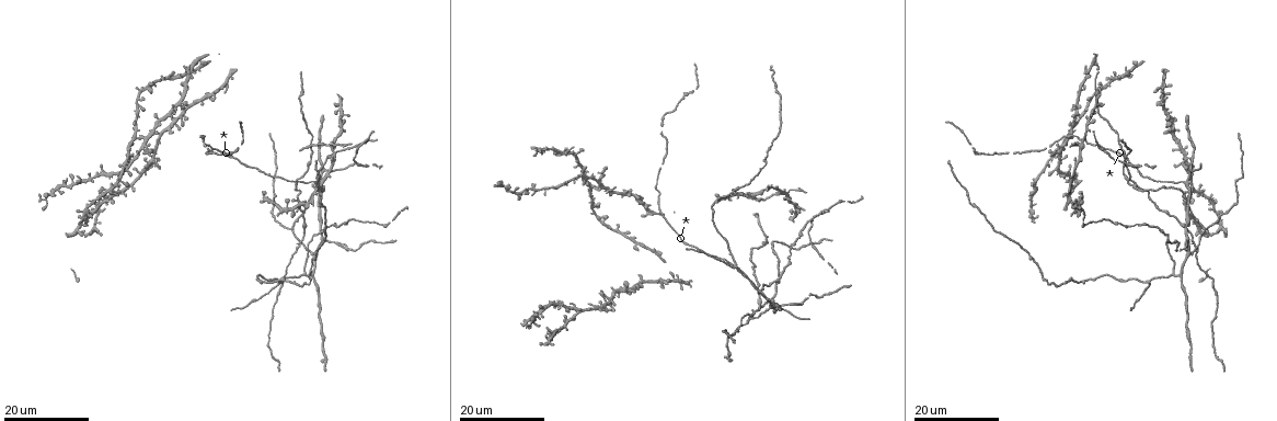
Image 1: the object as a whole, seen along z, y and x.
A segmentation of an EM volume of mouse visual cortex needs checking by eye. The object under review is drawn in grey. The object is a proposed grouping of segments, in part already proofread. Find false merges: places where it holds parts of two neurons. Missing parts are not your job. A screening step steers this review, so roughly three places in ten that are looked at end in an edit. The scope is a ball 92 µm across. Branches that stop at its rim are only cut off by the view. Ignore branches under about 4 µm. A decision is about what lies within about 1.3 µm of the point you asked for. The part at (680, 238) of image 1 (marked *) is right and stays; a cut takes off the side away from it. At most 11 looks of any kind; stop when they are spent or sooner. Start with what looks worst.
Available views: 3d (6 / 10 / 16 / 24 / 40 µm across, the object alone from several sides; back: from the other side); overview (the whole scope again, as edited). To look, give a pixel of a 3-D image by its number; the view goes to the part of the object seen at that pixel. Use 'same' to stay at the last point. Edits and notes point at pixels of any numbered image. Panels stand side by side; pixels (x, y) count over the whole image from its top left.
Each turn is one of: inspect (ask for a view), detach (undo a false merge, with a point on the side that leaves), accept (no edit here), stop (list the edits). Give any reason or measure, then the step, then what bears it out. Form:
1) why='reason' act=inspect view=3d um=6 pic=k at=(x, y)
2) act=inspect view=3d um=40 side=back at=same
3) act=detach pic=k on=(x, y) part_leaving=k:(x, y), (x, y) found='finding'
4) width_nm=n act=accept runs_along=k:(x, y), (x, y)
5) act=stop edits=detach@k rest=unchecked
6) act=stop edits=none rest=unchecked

why='four arms meet' act=inspect view=3d um=24 pic=1 at=(1188, 241)

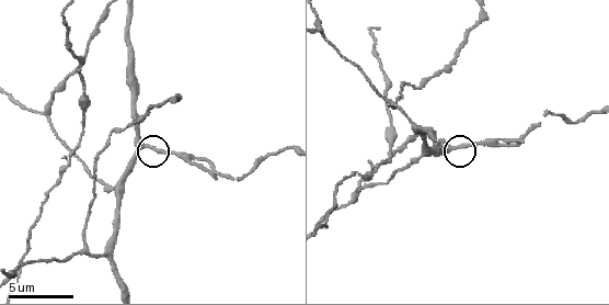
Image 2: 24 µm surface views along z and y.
act=inspect view=3d um=10 pic=2 at=(144, 148)

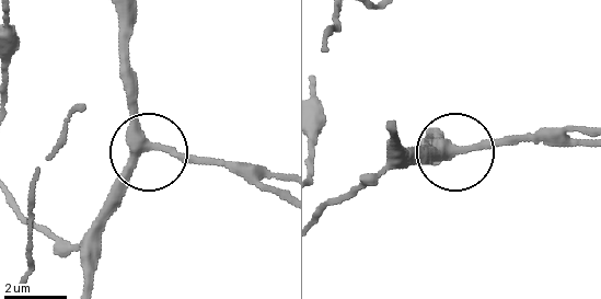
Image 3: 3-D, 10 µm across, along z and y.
width_nm=300 act=accept runs_along=3:(118, 20), (126, 99), (141, 146), (249, 161) found='continuous, no second neuron'

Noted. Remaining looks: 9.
why='three-way junction' act=inspect view=3d um=16 pic=1 at=(325, 168)

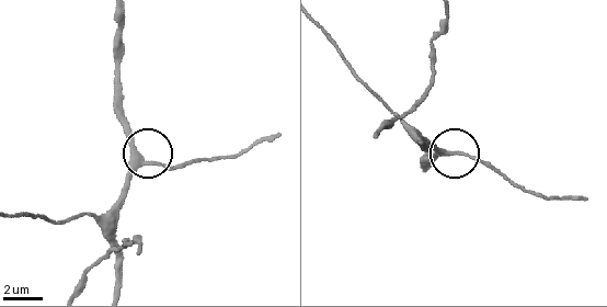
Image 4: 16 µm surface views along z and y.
act=inspect view=3d um=10 pic=4 at=(150, 161)

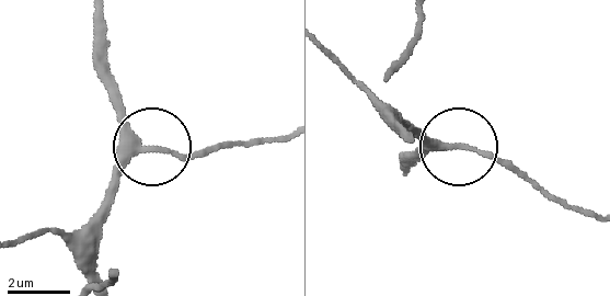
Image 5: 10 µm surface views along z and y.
act=accept runs_along=5:(16, 243), (80, 227), (142, 151), (197, 157), (227, 149) found='one neuron here'

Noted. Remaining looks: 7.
act=inspect view=3d um=10 pic=2 at=(382, 184)

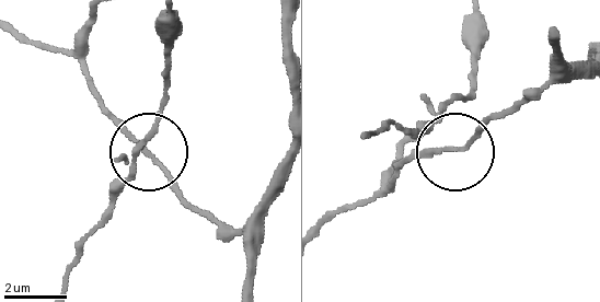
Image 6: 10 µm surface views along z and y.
width_nm=90 act=accept runs_along=6:(284, 170), (250, 217), (226, 224), (148, 157), (88, 230) found='continuous, no second neuron'

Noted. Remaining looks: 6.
why='three arms meet' act=inspect view=3d um=16 pic=1 at=(1079, 144)

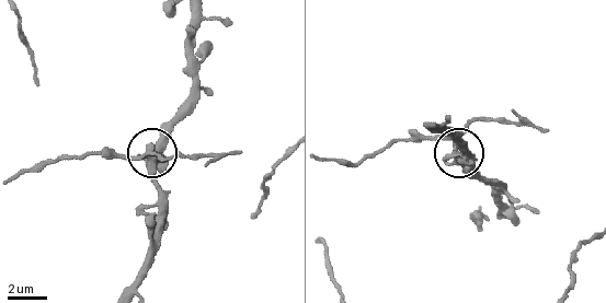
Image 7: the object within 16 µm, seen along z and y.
why='zoom in' act=inspect view=3d um=10 pic=7 at=(153, 161)

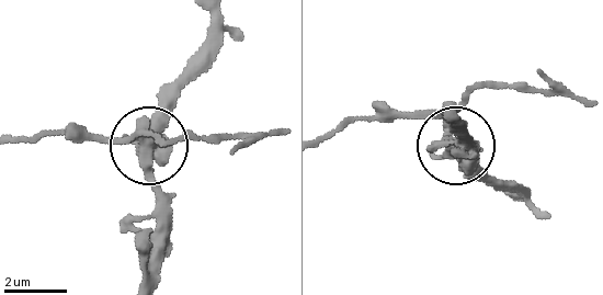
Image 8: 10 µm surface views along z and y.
arms=3 act=detach pic=8 on=(467, 94) found='two neurons meet here'

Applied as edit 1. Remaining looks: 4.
why='three arms meet' act=inspect view=3d um=24 pic=1 at=(1087, 128)

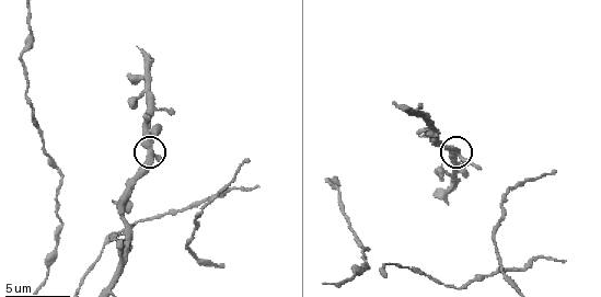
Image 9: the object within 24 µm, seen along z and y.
act=inspect view=3d um=10 pic=9 at=(150, 152)

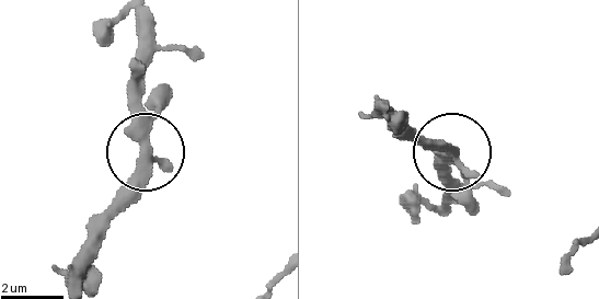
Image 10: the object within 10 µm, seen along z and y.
act=inspect view=3d um=10 side=back pic=10 at=(145, 152)

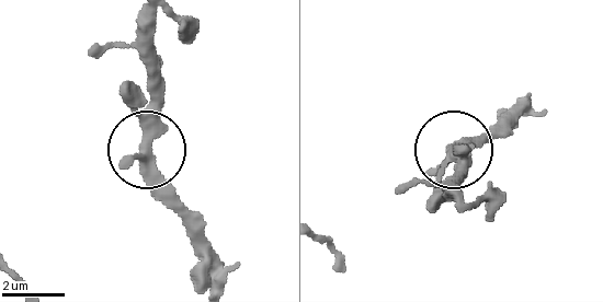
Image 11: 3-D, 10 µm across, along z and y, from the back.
side_arm_um=10 arms=3 act=accept found='continuous, no second neuron'

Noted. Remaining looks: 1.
act=stop edits=detach@8 rest=unchecked

